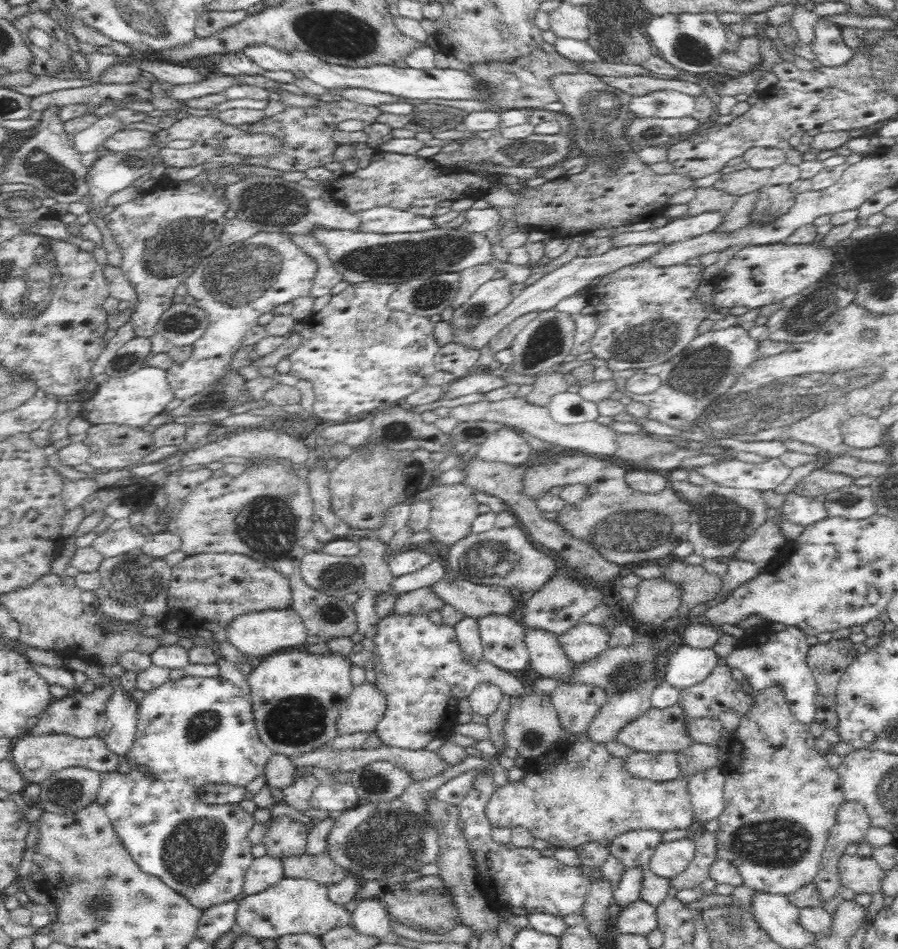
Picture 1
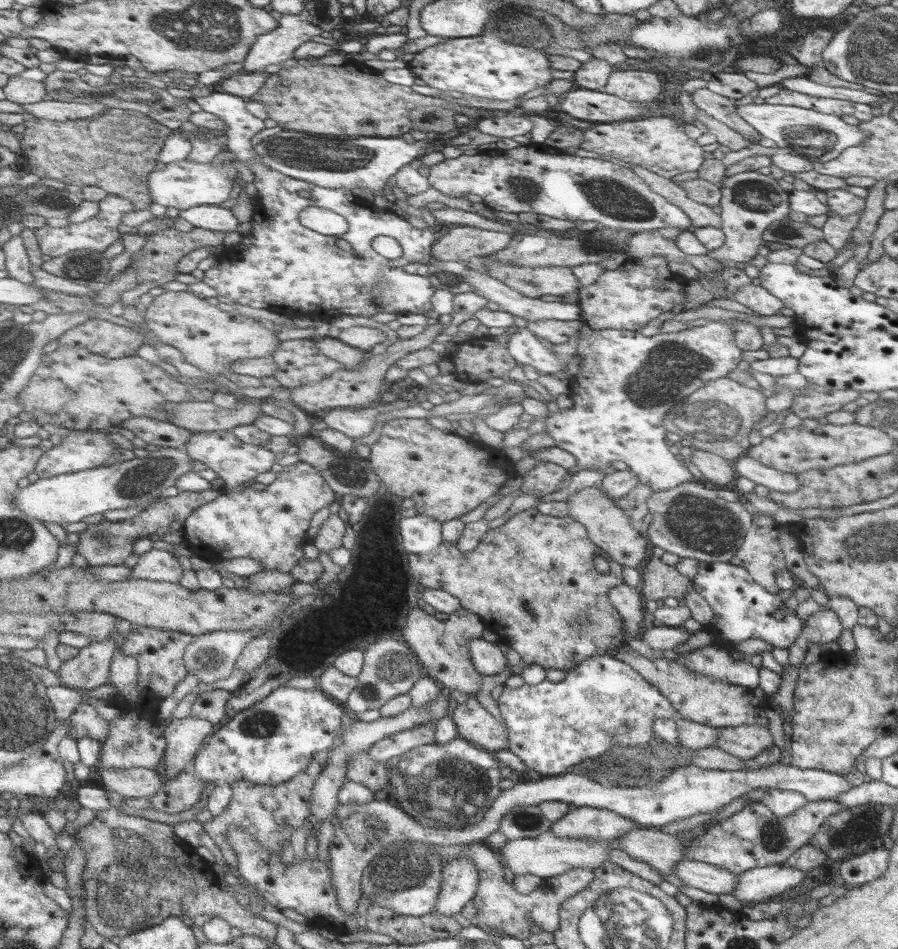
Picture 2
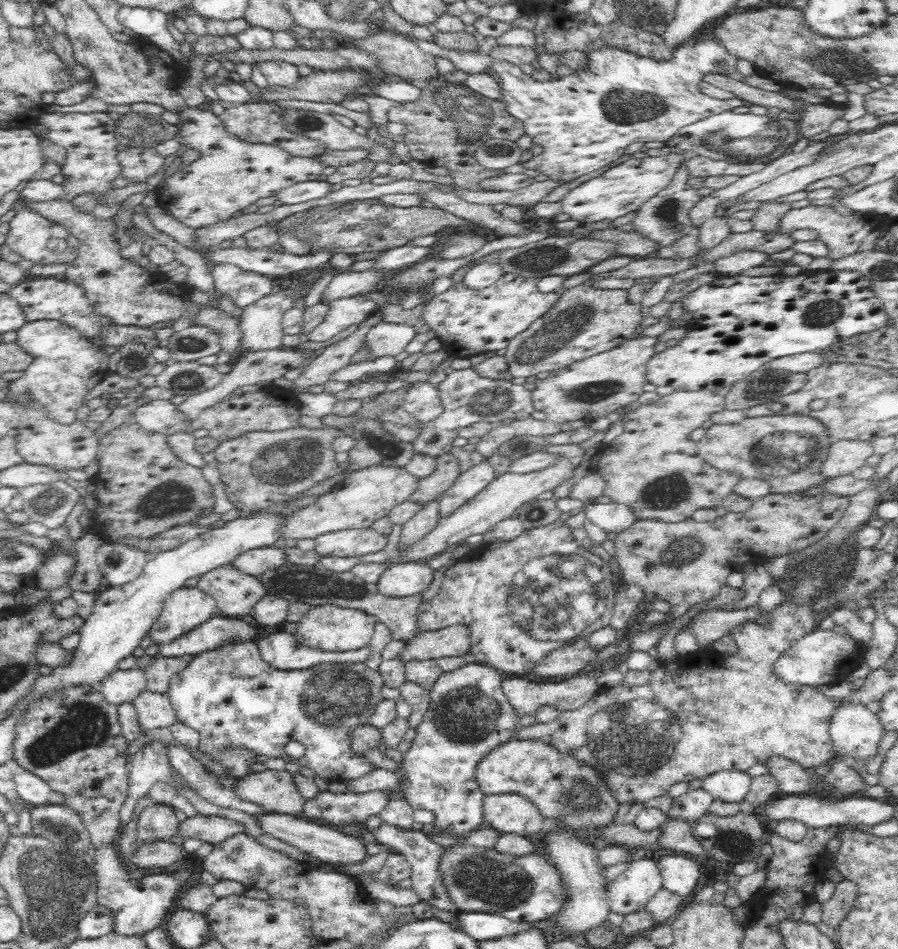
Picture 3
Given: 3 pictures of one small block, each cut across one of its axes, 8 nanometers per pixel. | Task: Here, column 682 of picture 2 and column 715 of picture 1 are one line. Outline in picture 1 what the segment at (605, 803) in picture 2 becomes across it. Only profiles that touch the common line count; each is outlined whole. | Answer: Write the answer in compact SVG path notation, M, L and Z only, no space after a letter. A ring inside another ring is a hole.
M713 767L688 778L687 790L696 820L706 823L719 818L725 808L724 788L725 777L722 768Z

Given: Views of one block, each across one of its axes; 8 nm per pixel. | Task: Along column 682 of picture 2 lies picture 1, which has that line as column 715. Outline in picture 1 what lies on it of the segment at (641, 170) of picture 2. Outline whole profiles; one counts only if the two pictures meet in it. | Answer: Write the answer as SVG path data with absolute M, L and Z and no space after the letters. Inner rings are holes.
M713 186L696 188L694 192L694 198L688 202L689 209L686 216L698 216L702 212L714 212L714 210L727 213L738 198L733 194L726 194L723 190L716 190Z

